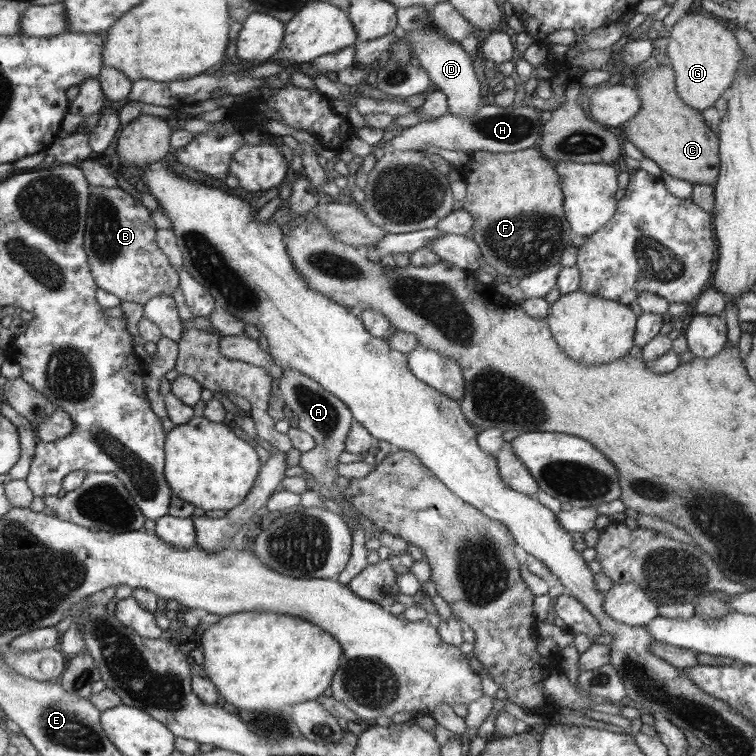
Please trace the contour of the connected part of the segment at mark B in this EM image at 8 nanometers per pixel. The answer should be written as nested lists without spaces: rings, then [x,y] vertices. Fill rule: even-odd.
[[[90,187],[89,223],[85,234],[87,263],[92,276],[102,290],[118,296],[123,302],[136,302],[145,305],[150,299],[160,295],[171,295],[179,286],[179,274],[170,264],[168,257],[156,242],[156,226],[150,222],[148,208],[134,200],[122,187]]]

